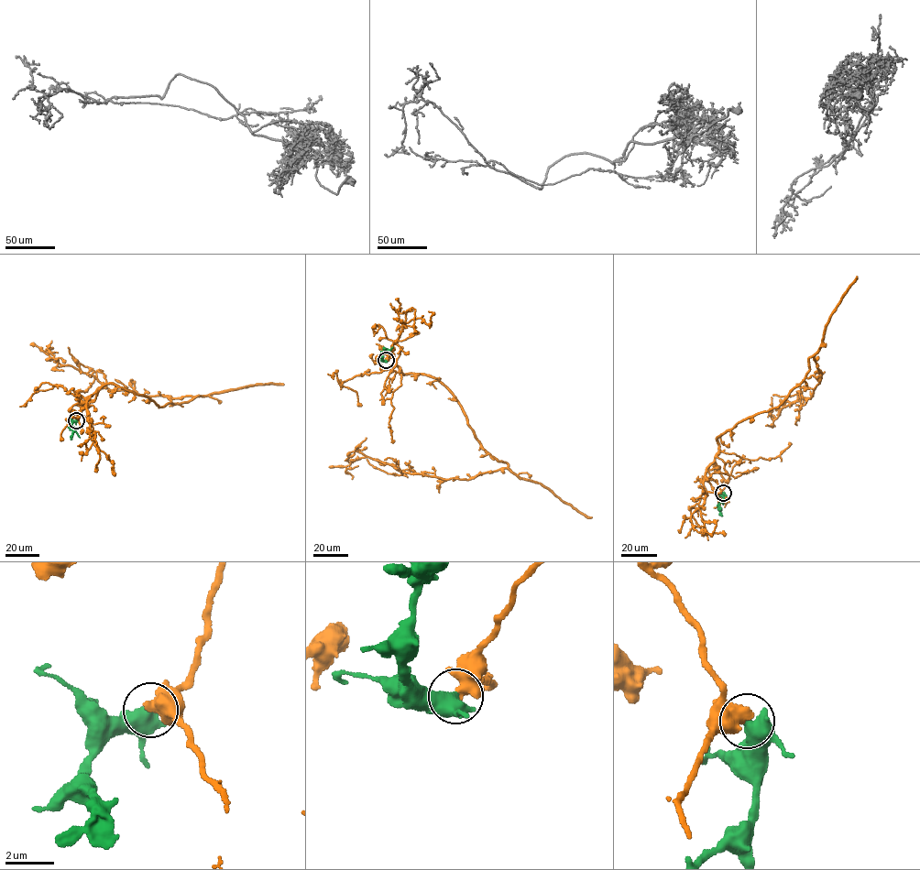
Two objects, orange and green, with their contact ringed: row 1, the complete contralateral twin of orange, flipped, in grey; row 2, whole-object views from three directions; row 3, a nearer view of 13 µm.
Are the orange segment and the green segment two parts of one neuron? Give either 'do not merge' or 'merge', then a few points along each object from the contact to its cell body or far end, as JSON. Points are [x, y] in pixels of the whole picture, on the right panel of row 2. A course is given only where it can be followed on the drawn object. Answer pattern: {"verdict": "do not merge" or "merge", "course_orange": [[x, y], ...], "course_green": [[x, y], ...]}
{"verdict": "do not merge", "course_orange": [[722, 493], [706, 476], [717, 436], [777, 407], [814, 356], [821, 372], [810, 399], [780, 413], [791, 396]], "course_green": [[723, 493], [718, 507], [722, 516]]}

